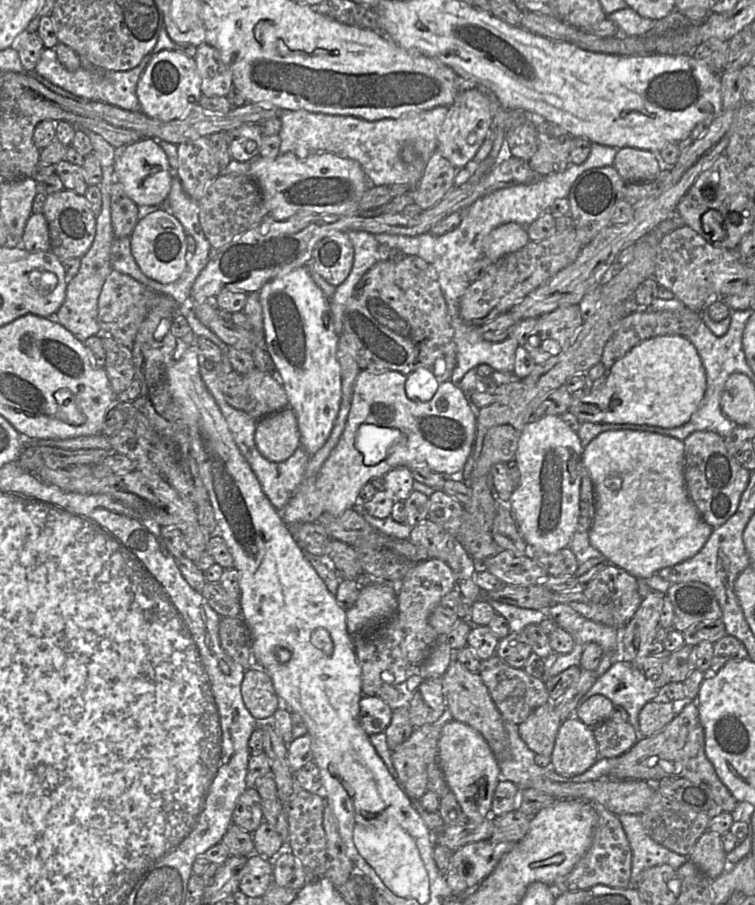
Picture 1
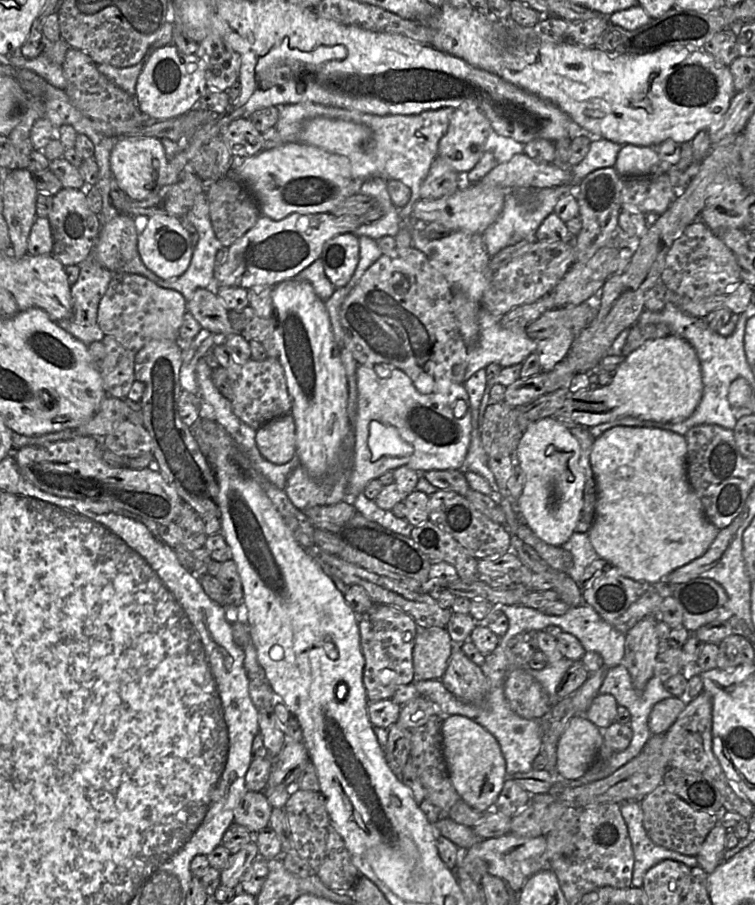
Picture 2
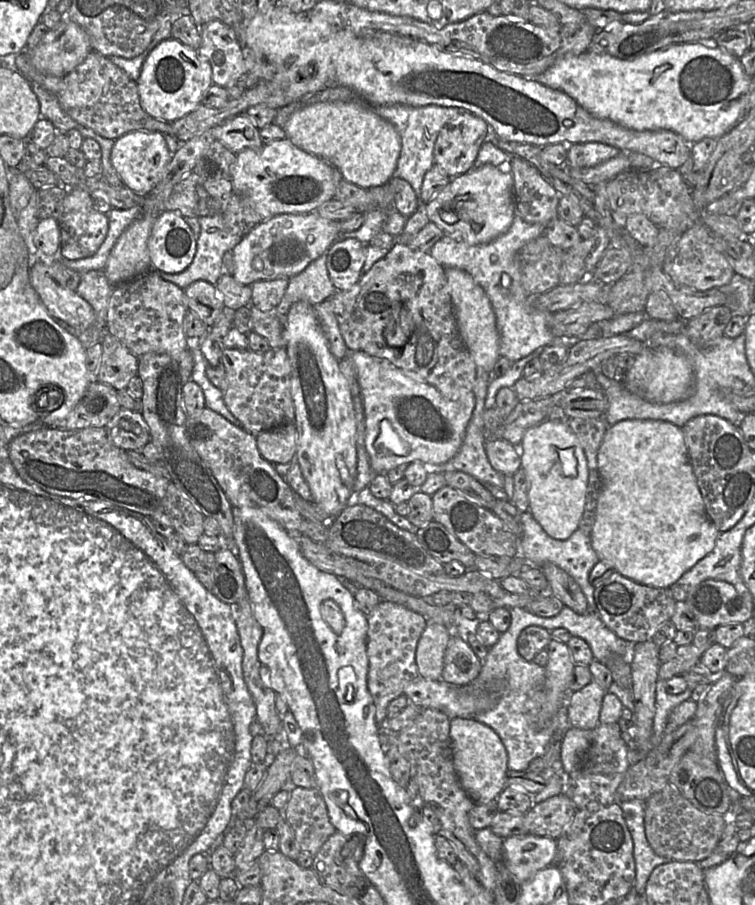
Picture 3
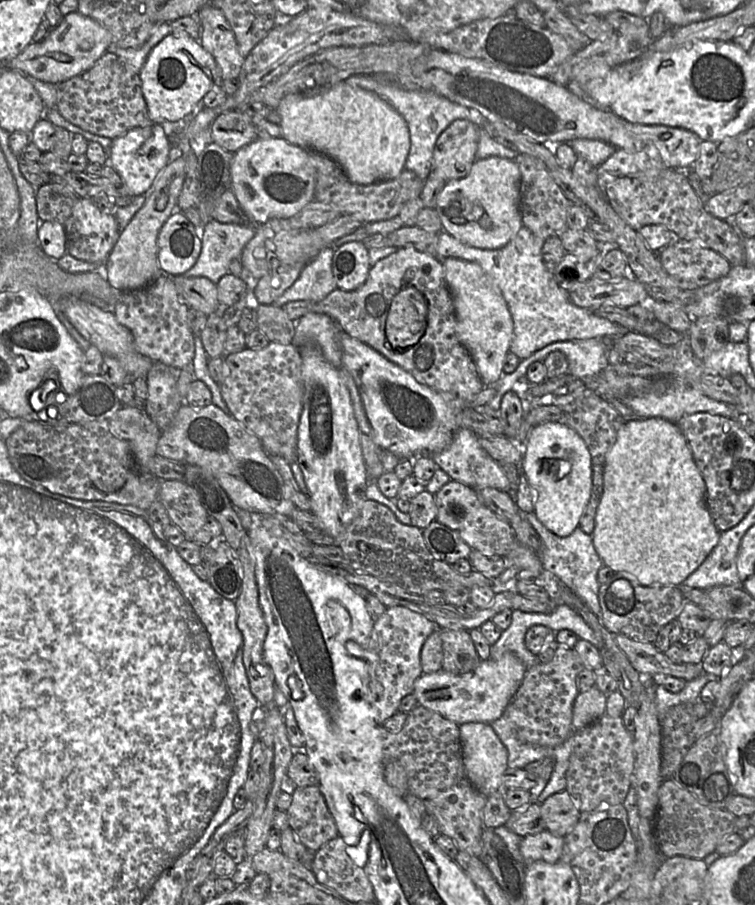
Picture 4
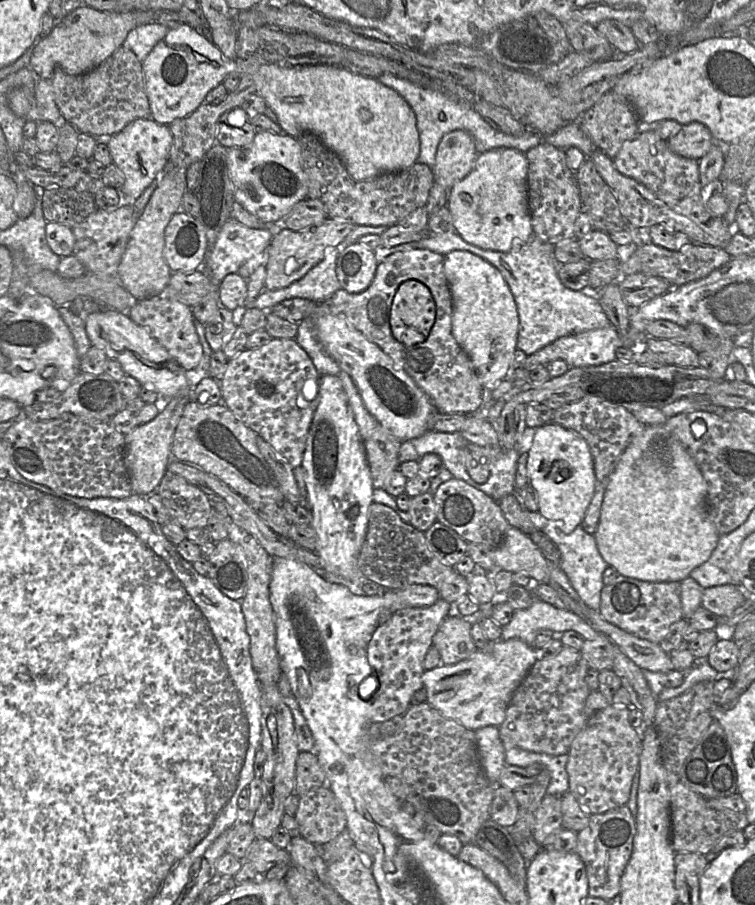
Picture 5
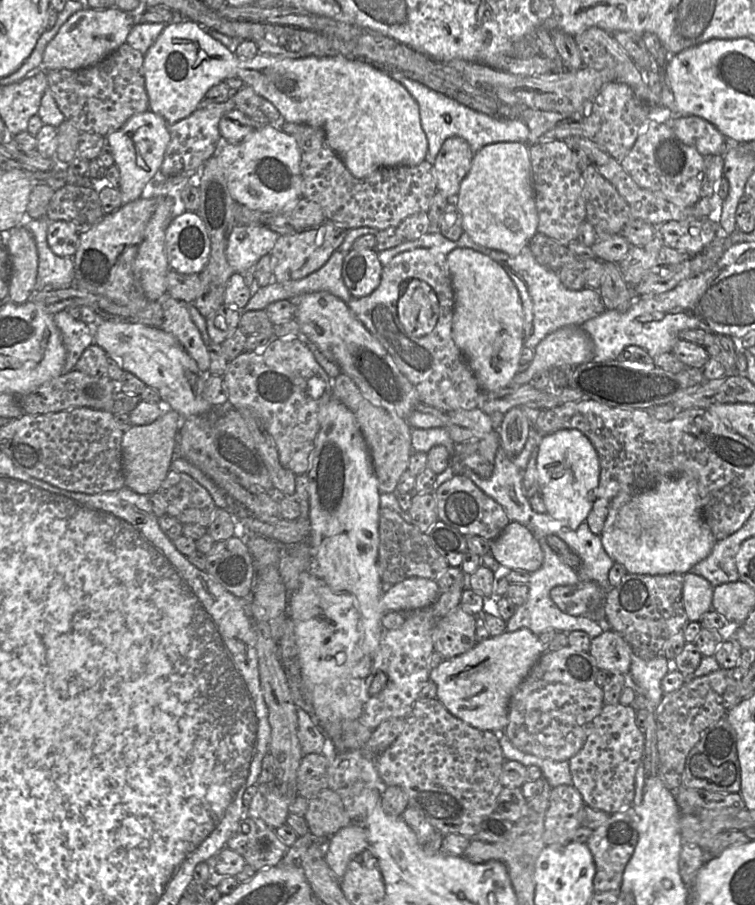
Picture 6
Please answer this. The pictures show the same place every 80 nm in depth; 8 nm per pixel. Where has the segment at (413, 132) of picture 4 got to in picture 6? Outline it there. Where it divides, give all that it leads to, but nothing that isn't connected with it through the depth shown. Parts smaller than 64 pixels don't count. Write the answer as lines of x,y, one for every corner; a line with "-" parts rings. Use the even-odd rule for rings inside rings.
399,71
389,72
389,74
407,89
419,106
421,126
428,141
425,161
431,165
435,162
444,141
452,136
465,139
474,153
486,145
498,142
519,142
528,145
529,128
522,120
490,116
475,111
420,82
406,77

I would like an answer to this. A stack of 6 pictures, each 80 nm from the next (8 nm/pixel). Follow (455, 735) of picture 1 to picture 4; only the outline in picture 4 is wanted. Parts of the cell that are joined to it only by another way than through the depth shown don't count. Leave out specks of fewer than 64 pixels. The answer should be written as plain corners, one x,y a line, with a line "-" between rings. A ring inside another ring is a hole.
470,722
459,726
462,758
467,778
474,788
486,797
503,789
508,752
489,723

